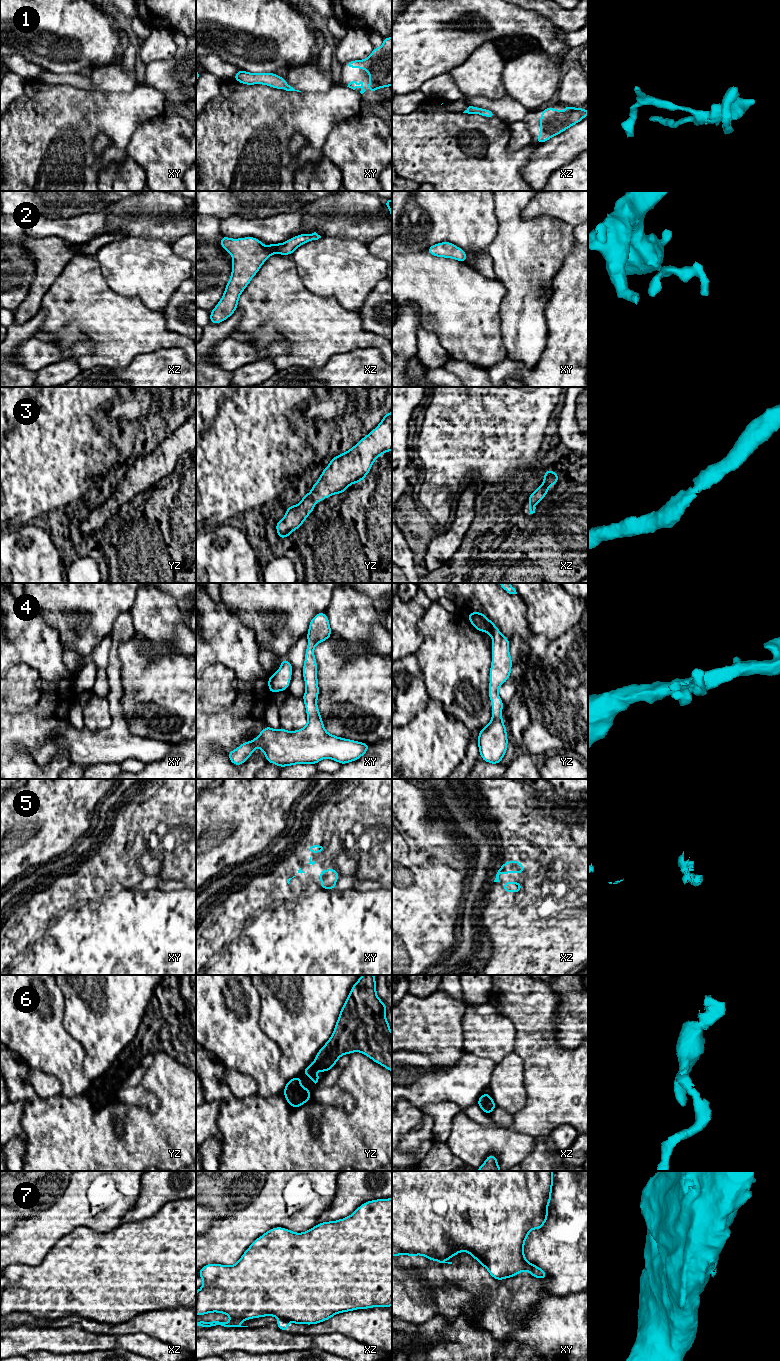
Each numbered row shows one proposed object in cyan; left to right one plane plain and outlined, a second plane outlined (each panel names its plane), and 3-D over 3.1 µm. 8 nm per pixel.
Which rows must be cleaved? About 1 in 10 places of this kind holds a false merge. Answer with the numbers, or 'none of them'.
7

